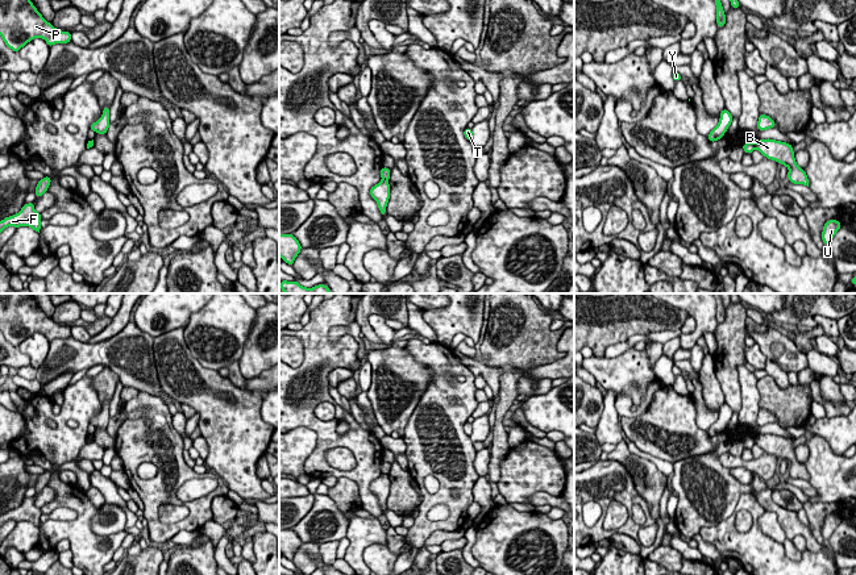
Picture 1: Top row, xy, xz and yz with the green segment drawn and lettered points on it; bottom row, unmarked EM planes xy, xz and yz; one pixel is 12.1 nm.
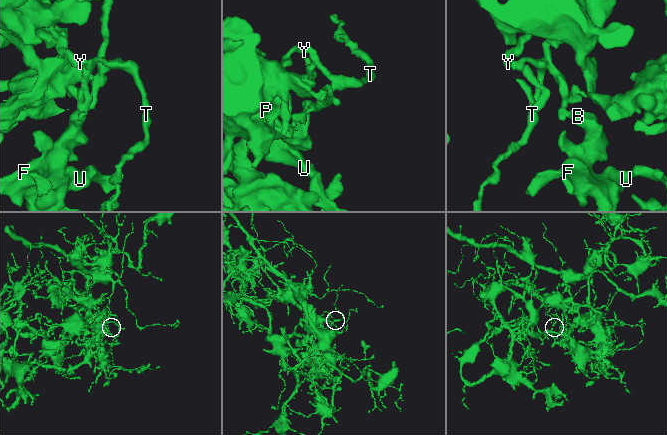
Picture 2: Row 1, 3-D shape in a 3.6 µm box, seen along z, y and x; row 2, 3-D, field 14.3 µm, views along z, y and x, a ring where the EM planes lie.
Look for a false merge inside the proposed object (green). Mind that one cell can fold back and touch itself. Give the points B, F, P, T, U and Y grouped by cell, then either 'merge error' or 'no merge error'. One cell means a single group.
B F P U / T Y | merge error

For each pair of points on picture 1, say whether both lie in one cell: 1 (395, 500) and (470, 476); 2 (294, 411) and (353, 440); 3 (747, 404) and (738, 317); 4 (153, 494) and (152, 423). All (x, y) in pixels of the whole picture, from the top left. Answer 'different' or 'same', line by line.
1: different
2: same
3: different
4: same

